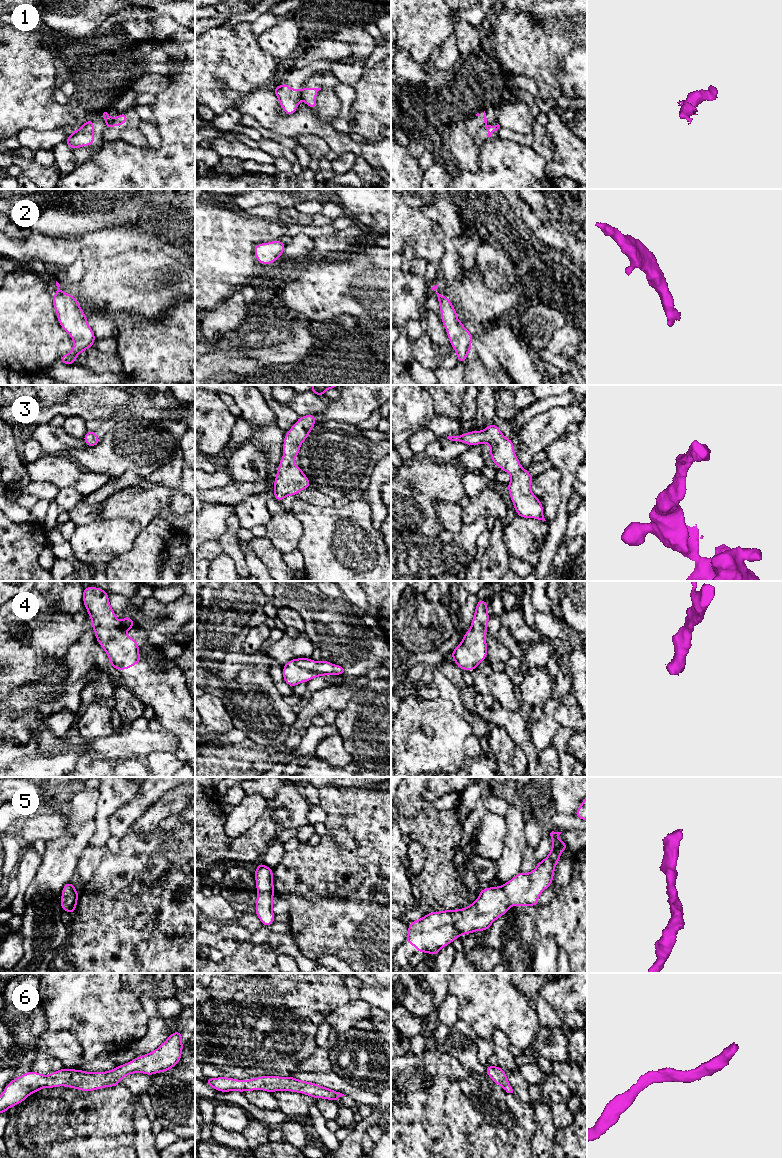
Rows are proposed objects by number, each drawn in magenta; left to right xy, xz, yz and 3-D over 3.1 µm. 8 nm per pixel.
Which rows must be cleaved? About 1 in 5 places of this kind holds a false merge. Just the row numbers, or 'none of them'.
1

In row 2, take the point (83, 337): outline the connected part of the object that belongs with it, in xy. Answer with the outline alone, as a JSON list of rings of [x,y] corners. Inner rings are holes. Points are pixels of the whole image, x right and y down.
[[[56,281],[56,294],[52,297],[52,302],[60,326],[72,337],[73,349],[70,353],[62,355],[59,360],[66,365],[73,365],[77,356],[94,346],[95,334],[88,325],[87,317],[81,309],[77,299],[63,292]]]

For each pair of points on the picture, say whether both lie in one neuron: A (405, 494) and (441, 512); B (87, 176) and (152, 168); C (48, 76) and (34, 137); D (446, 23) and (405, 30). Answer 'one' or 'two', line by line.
A: two
B: two
C: two
D: one

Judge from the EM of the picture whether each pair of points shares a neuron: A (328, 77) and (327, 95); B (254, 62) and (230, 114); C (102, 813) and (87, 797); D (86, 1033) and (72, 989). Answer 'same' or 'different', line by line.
A: different
B: different
C: different
D: same

